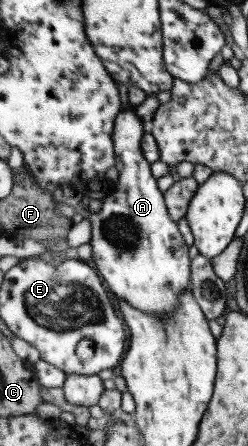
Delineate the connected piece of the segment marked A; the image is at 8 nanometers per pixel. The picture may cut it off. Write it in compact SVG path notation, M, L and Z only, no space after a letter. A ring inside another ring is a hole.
M129 105L128 108L118 112L113 119L111 140L115 159L114 169L118 171L118 178L109 184L110 192L103 197L100 211L92 213L84 210L81 207L82 193L70 189L68 185L59 185L51 195L55 203L71 206L76 214L88 220L90 224L89 245L90 252L92 252L91 265L111 297L118 297L145 314L154 314L157 318L169 318L180 293L189 287L190 259L187 246L177 231L176 223L168 217L163 195L156 188L156 180L150 174L150 163L142 157L140 138L146 132L148 125L136 117L134 110L134 106Z

